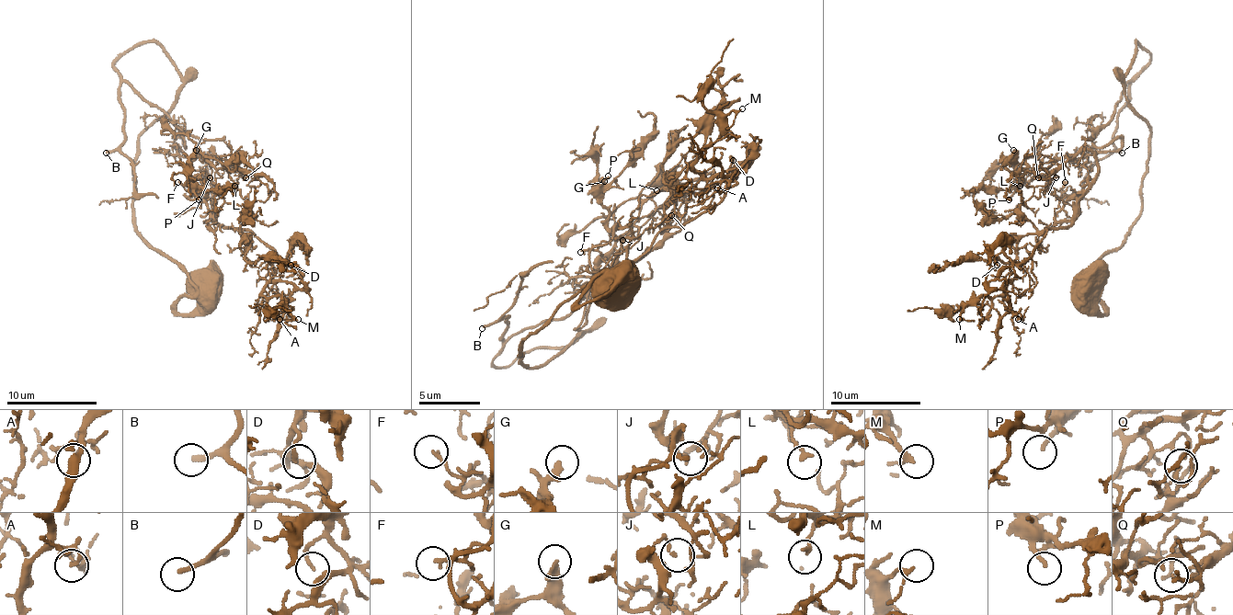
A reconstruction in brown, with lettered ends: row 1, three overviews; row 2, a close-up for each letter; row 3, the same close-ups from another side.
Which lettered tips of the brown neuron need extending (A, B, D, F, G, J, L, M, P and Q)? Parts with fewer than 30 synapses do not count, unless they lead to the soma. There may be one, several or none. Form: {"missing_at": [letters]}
{"missing_at": ["B"]}

